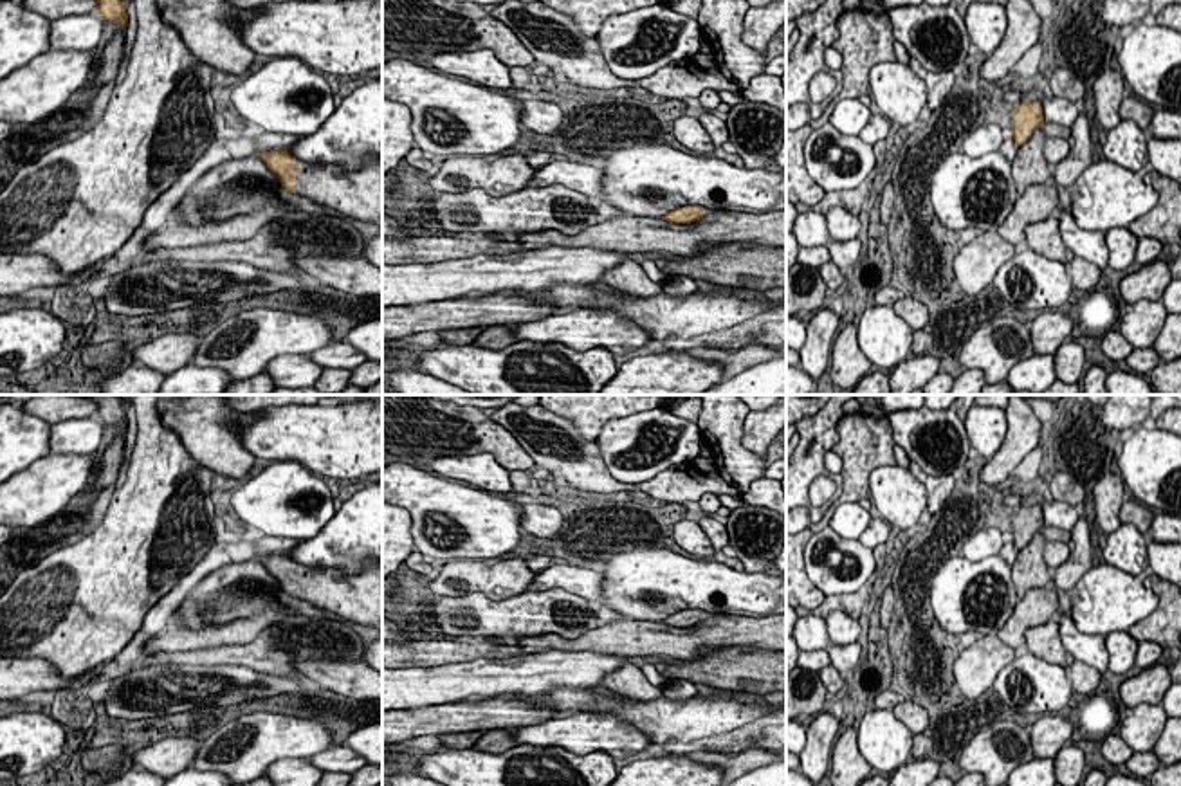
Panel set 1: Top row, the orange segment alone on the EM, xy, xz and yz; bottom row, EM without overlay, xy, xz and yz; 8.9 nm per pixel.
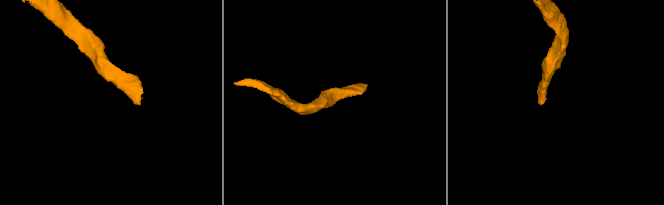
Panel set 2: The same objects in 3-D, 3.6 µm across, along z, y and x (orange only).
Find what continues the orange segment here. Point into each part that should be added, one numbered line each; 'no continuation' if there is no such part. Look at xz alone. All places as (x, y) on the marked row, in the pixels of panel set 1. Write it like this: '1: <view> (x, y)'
1: xz (626, 233)

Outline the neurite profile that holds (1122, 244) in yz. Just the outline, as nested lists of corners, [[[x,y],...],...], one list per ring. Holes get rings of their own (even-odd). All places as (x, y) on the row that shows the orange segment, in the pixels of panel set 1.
[[[1118,227],[1105,233],[1107,265],[1114,270],[1129,269],[1136,260],[1138,238],[1131,229]]]

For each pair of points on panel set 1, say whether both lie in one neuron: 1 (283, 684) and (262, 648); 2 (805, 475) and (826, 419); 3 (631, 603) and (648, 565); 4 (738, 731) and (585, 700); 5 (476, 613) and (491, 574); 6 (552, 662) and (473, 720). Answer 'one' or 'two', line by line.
1: two
2: one
3: one
4: one
5: two
6: two

